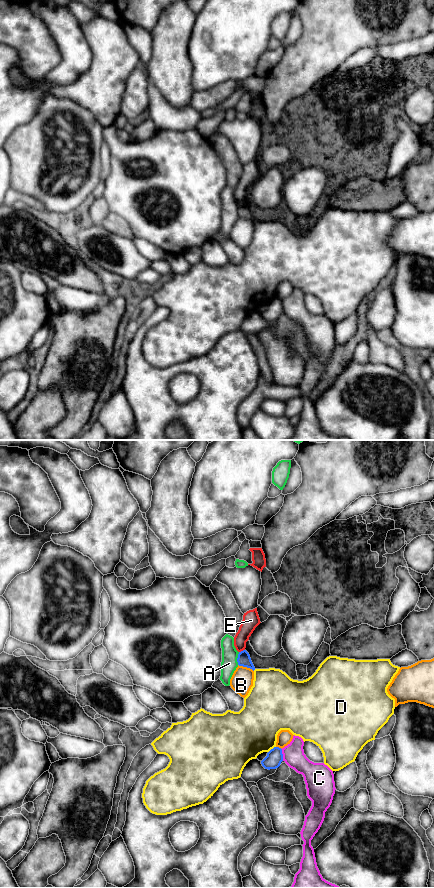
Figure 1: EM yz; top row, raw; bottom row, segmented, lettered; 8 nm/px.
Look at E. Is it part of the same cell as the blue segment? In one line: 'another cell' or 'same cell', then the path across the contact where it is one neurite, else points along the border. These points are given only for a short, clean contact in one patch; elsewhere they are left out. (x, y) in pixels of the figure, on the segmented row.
another cell; border along yz (244, 649), (239, 652)

